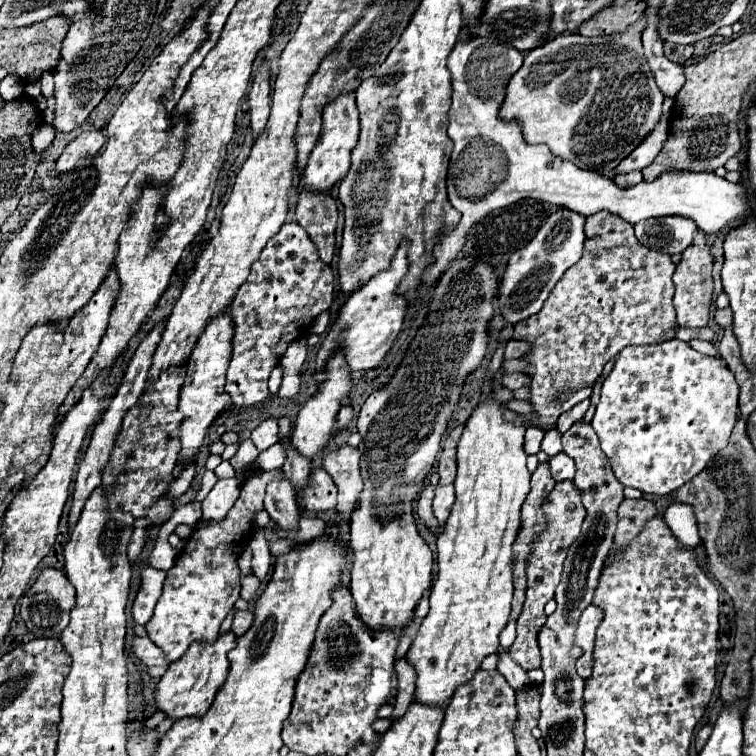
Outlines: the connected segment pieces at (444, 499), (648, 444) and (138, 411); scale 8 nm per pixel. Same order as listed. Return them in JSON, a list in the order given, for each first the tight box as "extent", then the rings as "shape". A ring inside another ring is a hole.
[{"extent":[432,485,454,535],"shape":[[[438,485],[438,487],[436,487],[434,505],[432,505],[432,507],[434,507],[434,515],[436,515],[436,519],[440,521],[440,529],[436,531],[436,535],[442,533],[442,527],[444,527],[444,523],[446,523],[448,515],[450,515],[452,505],[454,505],[454,485]]]},{"extent":[592,339,738,495],"shape":[[[672,339],[656,345],[626,347],[602,383],[600,403],[592,427],[600,439],[616,479],[650,495],[668,495],[696,477],[720,449],[728,445],[734,419],[738,417],[738,385],[732,371],[718,357],[700,355],[686,341]]]},{"extent":[102,367,184,517],"shape":[[[172,367],[160,373],[158,381],[152,385],[156,395],[142,395],[140,401],[128,411],[128,415],[124,415],[122,429],[116,437],[116,447],[102,471],[102,485],[112,485],[118,479],[118,487],[114,487],[108,497],[110,509],[122,509],[134,517],[144,517],[152,503],[172,483],[172,469],[180,451],[180,443],[176,439],[170,441],[170,435],[182,421],[182,415],[178,413],[178,391],[184,383],[184,373],[184,367]]]}]

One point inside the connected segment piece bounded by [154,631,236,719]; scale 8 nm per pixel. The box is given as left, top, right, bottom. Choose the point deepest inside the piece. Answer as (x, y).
(188, 687)

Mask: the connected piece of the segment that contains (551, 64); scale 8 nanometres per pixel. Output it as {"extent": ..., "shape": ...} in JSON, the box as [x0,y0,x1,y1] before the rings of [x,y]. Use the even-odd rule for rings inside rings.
{"extent":[500,17,664,175],"shape":[[[640,17],[632,27],[628,27],[626,31],[622,33],[616,33],[616,35],[604,35],[604,37],[584,37],[584,35],[576,35],[576,33],[570,33],[570,35],[560,35],[560,37],[554,37],[552,41],[532,49],[526,57],[524,57],[524,65],[518,69],[518,73],[514,73],[514,77],[510,79],[508,87],[506,87],[506,99],[502,103],[502,109],[500,109],[500,117],[510,121],[510,119],[516,119],[520,125],[522,125],[522,131],[524,131],[524,137],[528,143],[544,143],[550,147],[552,153],[556,153],[558,157],[566,157],[568,161],[572,161],[574,165],[578,165],[580,169],[588,169],[588,171],[594,171],[594,173],[600,173],[600,175],[608,175],[624,157],[628,157],[650,133],[652,129],[658,125],[660,121],[660,115],[662,115],[662,101],[664,101],[664,95],[660,93],[658,85],[654,83],[654,77],[652,77],[652,71],[646,63],[646,57],[644,57],[644,51],[642,51],[642,41],[640,41],[640,35],[642,35],[642,29],[644,29],[644,17]]]}

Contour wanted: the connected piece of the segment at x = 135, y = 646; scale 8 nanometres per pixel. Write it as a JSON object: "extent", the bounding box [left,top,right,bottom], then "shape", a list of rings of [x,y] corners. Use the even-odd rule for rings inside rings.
{"extent":[132,637,168,665],"shape":[[[136,637],[132,643],[132,651],[144,665],[168,665],[164,651],[154,645],[148,637]]]}

